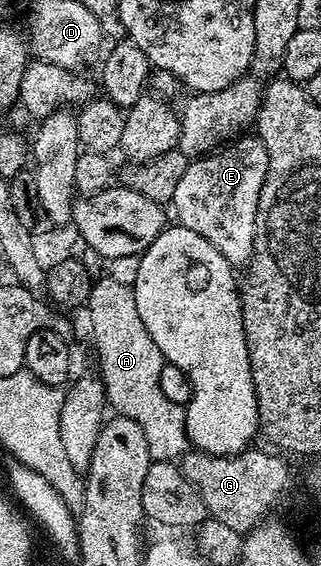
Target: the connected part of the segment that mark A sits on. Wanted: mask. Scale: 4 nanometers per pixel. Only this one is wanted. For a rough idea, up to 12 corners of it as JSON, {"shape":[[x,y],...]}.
{"shape":[[109,274],[88,309],[106,403],[140,422],[151,461],[191,447],[160,390],[160,346]]}

